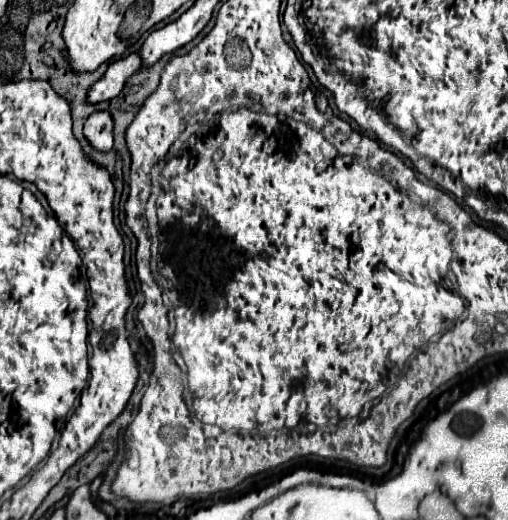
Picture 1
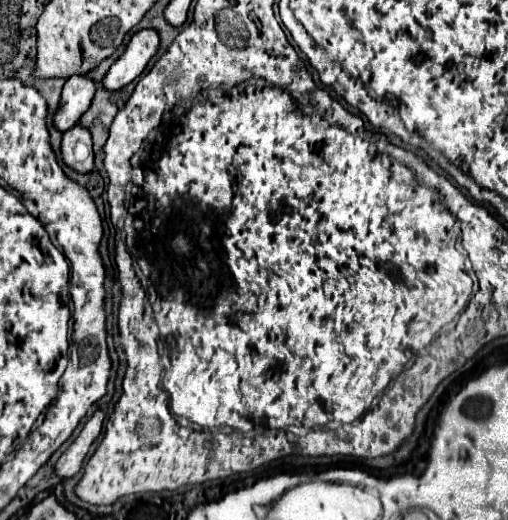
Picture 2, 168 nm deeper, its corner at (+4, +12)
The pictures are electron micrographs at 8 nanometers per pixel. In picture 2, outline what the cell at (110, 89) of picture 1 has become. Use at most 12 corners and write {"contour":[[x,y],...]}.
{"contour":[[88,76],[66,80],[54,128],[78,124],[98,84]]}

